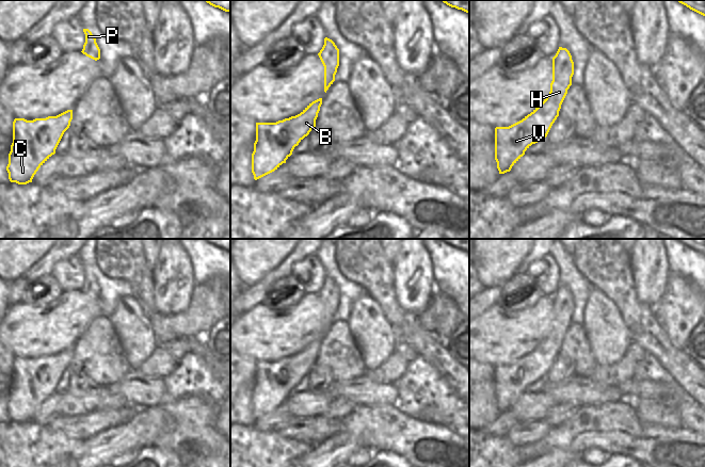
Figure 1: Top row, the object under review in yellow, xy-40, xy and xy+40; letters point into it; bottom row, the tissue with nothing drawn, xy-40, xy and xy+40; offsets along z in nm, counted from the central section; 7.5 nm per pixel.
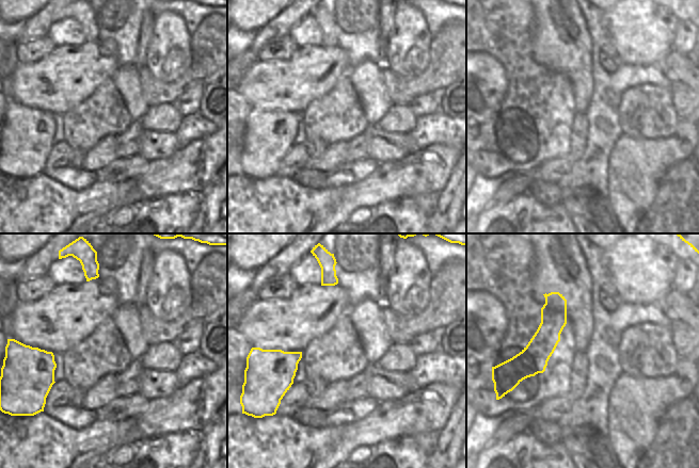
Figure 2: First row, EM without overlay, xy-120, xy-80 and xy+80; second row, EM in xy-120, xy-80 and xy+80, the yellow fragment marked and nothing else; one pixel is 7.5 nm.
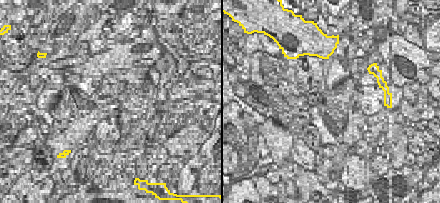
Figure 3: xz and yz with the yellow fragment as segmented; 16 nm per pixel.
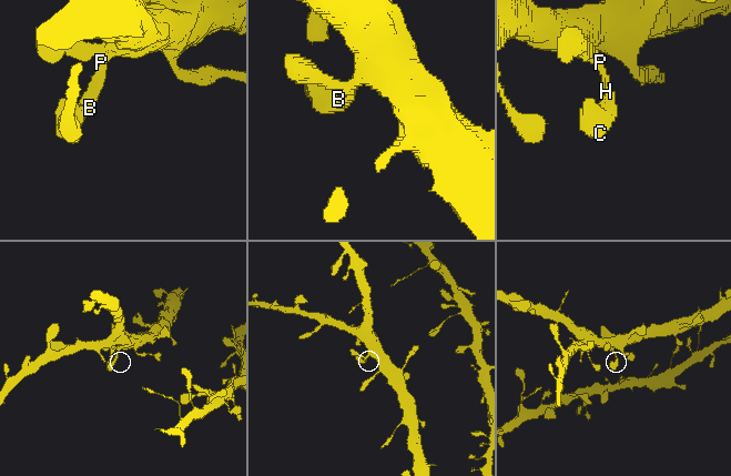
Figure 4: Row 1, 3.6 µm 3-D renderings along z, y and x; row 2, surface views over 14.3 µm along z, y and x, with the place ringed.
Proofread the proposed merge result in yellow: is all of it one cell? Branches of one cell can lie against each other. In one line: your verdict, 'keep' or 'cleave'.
keep

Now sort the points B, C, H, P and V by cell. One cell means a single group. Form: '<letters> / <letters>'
B C H P V

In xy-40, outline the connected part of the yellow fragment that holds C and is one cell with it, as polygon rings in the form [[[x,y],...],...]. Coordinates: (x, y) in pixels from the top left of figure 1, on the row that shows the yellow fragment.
[[[73,110],[33,120],[14,119],[13,143],[6,166],[11,182],[18,184],[32,182],[38,168],[55,154],[71,119]]]

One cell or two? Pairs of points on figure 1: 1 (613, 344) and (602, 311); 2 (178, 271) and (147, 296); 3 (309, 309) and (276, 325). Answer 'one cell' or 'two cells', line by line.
1: one cell
2: two cells
3: one cell

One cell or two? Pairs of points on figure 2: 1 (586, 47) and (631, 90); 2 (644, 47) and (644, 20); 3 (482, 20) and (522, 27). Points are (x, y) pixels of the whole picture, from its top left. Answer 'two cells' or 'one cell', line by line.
1: two cells
2: one cell
3: two cells

